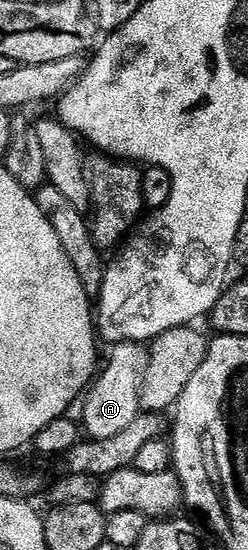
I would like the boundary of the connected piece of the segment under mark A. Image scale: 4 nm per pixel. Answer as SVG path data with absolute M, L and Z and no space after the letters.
M136 342L115 343L111 350L108 364L103 365L83 401L85 404L80 422L89 439L108 439L124 432L142 410L139 396L142 393L144 372L147 371L149 351Z

